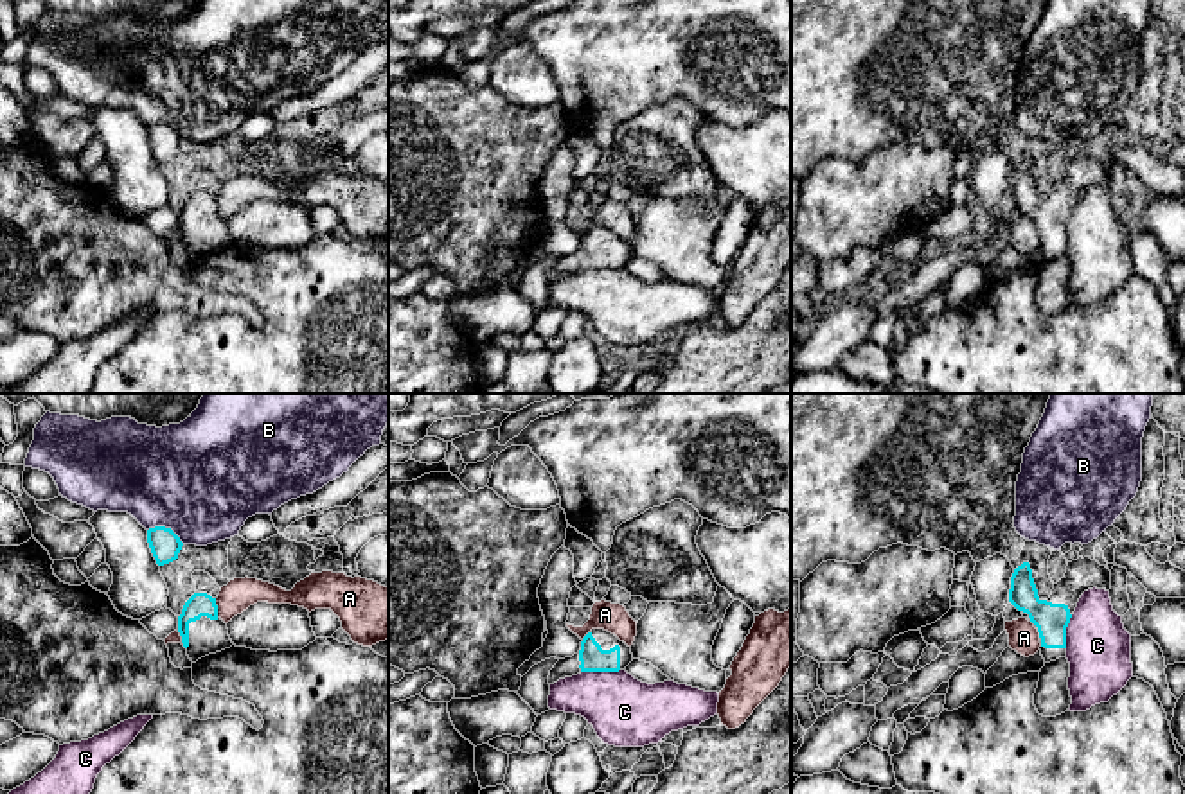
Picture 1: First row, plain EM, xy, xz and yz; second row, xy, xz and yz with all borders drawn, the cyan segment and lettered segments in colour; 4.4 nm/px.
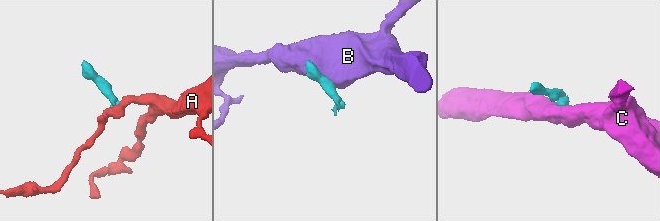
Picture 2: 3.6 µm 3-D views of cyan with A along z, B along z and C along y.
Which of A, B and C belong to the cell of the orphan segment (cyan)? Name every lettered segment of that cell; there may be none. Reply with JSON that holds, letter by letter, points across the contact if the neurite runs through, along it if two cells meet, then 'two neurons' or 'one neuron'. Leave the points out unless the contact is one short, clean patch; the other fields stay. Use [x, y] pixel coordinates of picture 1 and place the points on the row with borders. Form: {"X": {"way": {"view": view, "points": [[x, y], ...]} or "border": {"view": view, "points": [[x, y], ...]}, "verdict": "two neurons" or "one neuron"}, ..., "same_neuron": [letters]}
{"A": {"border": {"view": "xy", "points": [[214, 599], [218, 617]]}, "verdict": "two neurons"}, "B": {"verdict": "two neurons"}, "C": {"border": {"view": "xz", "points": [[619, 669], [581, 672]]}, "verdict": "two neurons"}, "same_neuron": []}

